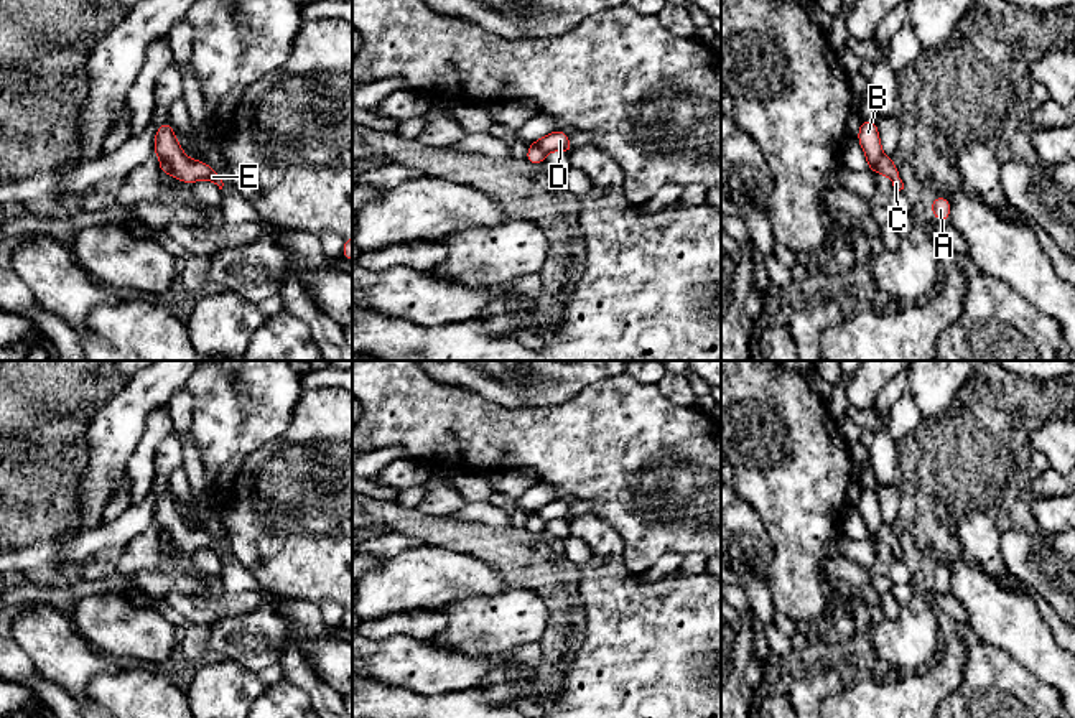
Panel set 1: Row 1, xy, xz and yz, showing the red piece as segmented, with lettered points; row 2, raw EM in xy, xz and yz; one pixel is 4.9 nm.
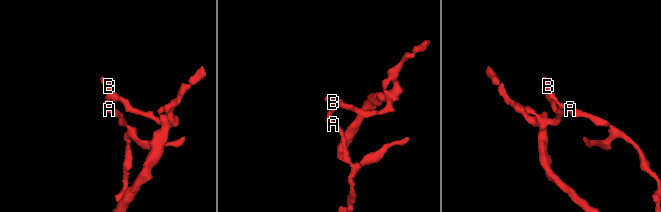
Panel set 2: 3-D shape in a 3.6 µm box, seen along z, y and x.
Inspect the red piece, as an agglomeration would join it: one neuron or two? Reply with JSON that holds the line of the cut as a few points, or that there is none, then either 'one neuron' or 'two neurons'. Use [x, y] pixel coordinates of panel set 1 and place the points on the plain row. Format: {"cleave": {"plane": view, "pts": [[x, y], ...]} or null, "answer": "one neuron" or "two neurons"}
{"cleave": {"plane": "yz", "pts": [[883, 524], [876, 540]]}, "answer": "two neurons"}

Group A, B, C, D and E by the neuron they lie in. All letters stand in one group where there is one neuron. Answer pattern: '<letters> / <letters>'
A C / B D E

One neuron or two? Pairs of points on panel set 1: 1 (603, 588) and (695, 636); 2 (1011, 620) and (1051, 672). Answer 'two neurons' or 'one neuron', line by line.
1: one neuron
2: one neuron

